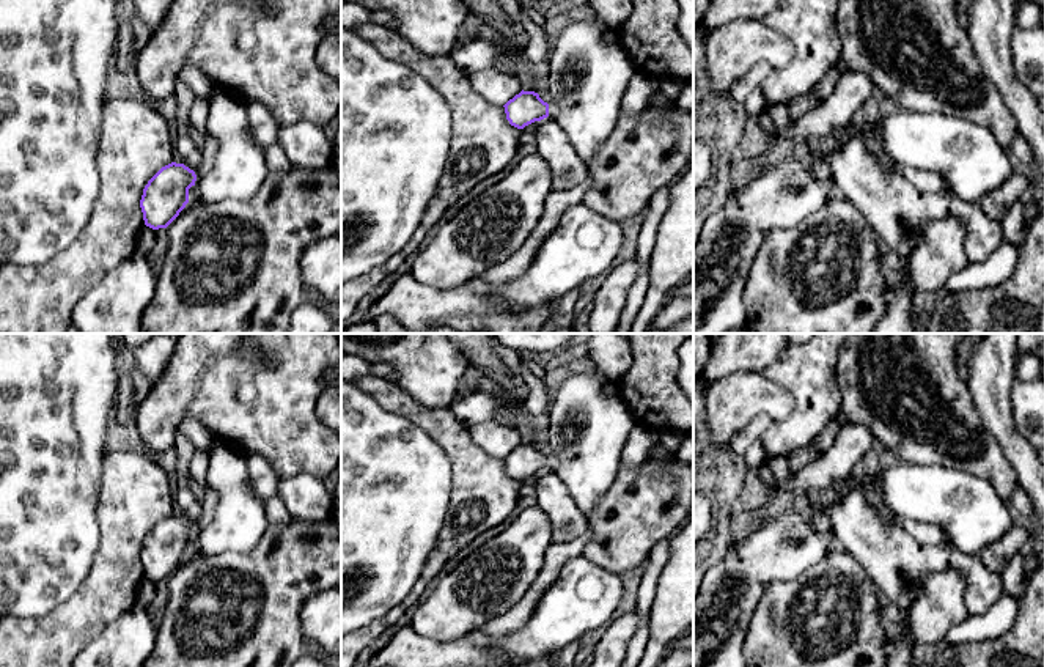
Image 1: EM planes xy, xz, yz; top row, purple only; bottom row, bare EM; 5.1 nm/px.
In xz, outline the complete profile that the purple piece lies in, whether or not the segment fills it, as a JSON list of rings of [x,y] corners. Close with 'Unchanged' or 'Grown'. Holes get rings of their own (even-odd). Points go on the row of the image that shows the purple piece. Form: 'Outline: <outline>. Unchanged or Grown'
Outline: [[[520,91],[505,105],[506,120],[511,126],[524,129],[525,126],[541,121],[544,118],[555,118],[558,107],[557,104],[544,102],[535,91]]]. Grown

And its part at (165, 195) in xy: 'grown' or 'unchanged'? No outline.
grown

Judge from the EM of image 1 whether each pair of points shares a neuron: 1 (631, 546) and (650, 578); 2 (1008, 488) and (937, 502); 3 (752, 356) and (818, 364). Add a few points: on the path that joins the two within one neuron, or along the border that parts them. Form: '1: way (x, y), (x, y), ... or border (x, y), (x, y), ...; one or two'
1: border (669, 537), (654, 546), (645, 562); two
2: border (964, 471), (985, 479), (1008, 502); two
3: border (782, 350), (761, 372); two

